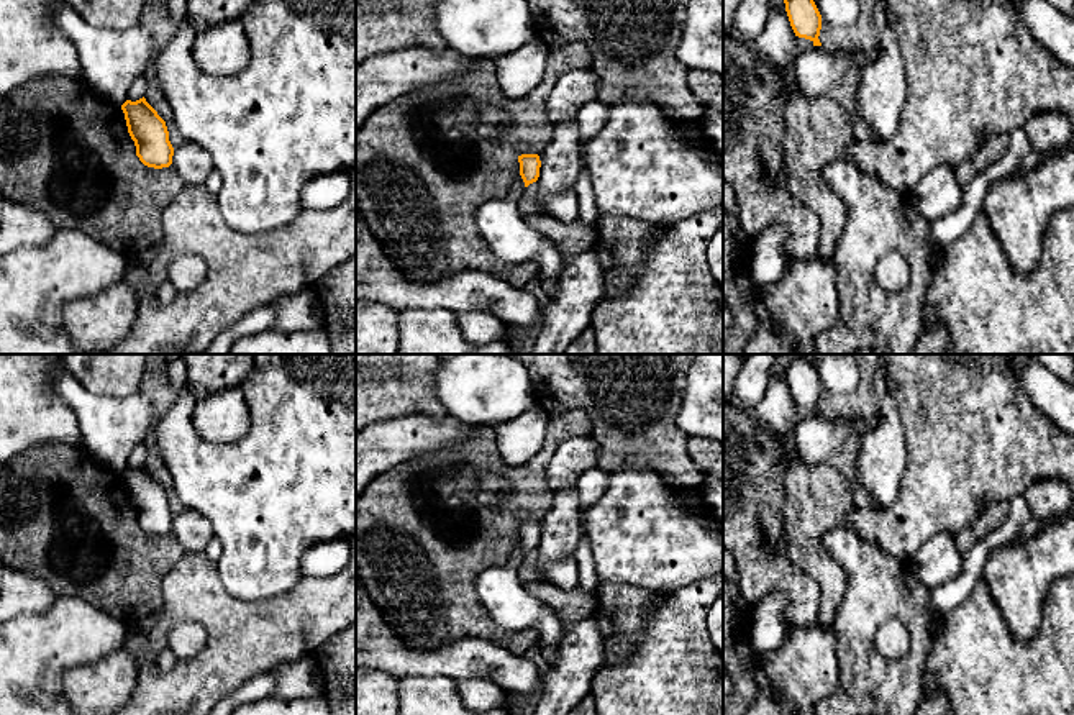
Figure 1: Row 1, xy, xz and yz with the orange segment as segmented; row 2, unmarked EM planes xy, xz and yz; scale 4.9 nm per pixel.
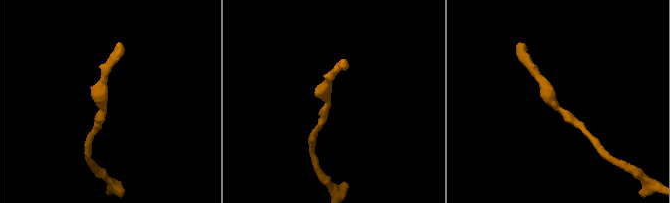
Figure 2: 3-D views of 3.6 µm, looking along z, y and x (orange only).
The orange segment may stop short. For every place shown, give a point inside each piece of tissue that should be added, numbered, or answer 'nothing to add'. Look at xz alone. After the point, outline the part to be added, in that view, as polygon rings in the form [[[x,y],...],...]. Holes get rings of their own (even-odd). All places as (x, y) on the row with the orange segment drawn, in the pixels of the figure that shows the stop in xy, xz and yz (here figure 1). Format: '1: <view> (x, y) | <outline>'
nothing to add

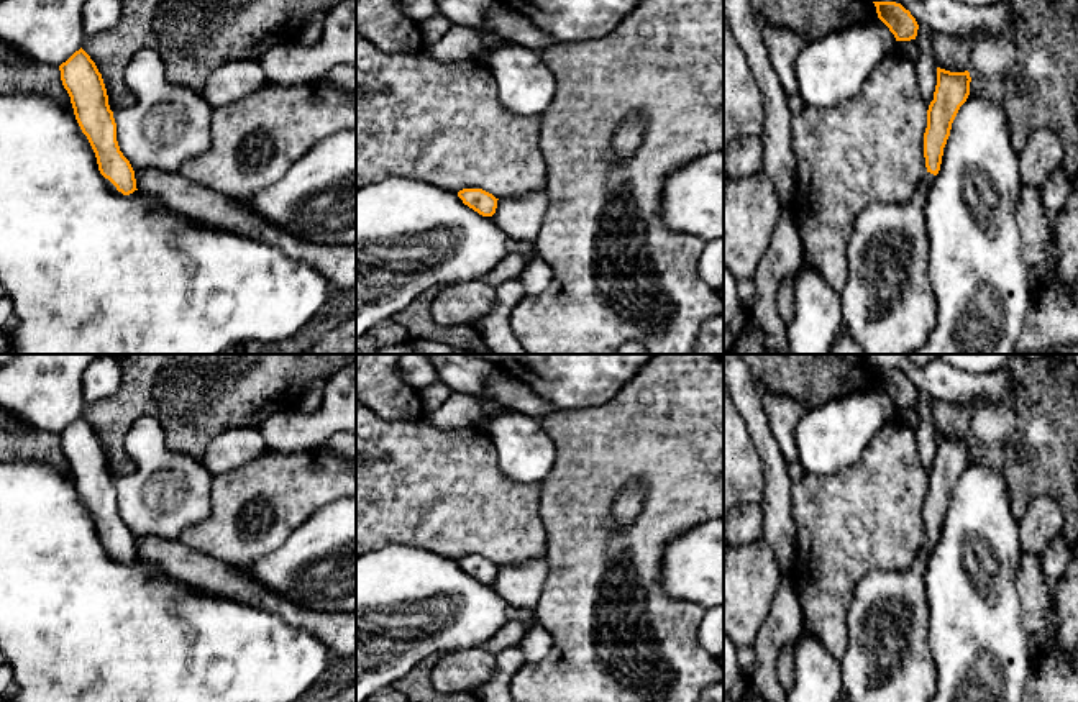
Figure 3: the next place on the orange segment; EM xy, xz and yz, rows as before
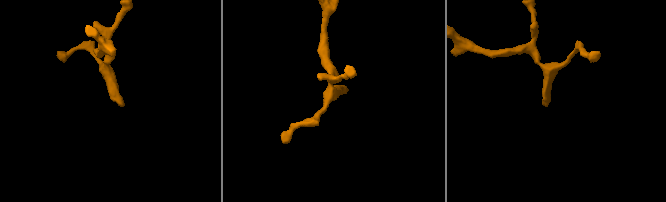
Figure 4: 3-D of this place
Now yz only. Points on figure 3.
1: yz (888, 302) | [[[925,172],[907,203],[873,202],[855,220],[840,299],[843,328],[865,354],[909,354],[935,326],[924,215],[934,182]]]

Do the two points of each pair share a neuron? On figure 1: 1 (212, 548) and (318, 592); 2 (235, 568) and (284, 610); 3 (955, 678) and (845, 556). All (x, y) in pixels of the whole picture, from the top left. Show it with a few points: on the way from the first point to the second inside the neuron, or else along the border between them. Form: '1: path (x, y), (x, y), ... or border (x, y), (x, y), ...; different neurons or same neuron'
1: border (204, 551), (217, 563); different neurons
2: border (302, 576), (287, 591), (269, 597), (233, 597); different neurons
3: border (932, 642), (923, 663), (920, 687); different neurons

